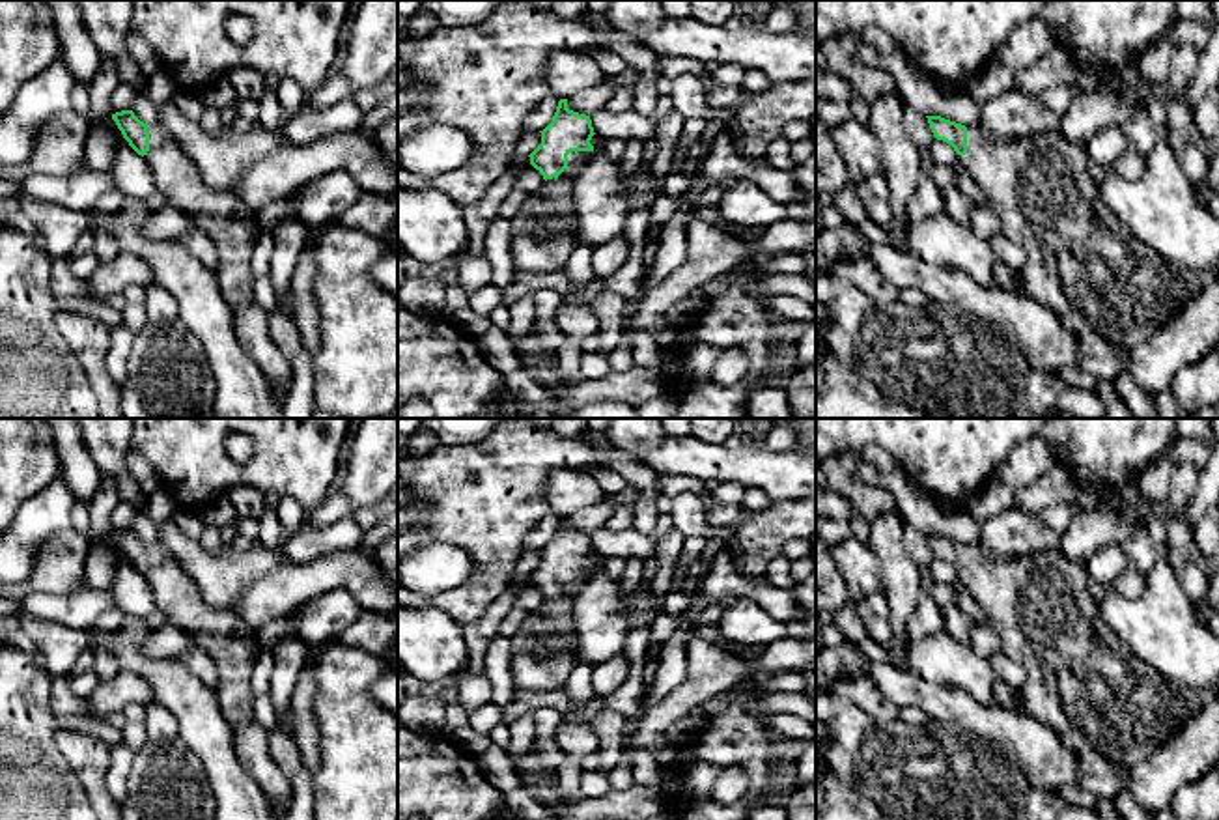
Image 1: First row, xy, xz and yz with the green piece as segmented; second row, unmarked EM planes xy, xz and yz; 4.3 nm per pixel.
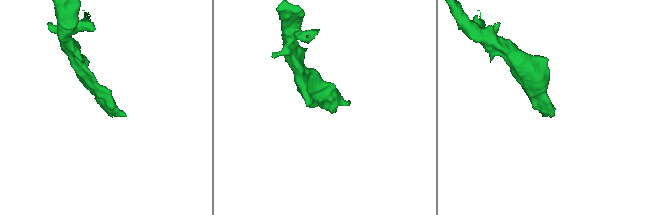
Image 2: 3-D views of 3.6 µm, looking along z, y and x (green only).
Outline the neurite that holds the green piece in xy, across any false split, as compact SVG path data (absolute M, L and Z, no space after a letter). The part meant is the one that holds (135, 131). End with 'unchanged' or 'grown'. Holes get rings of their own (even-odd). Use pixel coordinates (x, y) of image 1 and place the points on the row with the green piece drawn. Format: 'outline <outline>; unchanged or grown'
outline M133 110L116 112L112 120L129 146L147 161L157 191L209 235L218 248L218 263L233 267L231 271L215 269L228 306L237 310L254 301L256 276L250 256L259 233L254 211L233 192L211 191L202 181L196 164L159 123L140 121Z; grown

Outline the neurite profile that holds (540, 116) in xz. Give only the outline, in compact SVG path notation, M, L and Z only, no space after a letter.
M547 92L547 95L526 114L525 127L534 133L543 131L553 121L558 101L558 95Z

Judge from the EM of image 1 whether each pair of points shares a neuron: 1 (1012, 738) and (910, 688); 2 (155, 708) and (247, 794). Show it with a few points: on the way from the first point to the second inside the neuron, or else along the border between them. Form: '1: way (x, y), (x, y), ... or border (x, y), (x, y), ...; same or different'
1: way (986, 723), (958, 706), (936, 699); same
2: border (157, 699), (174, 718), (178, 735); different

